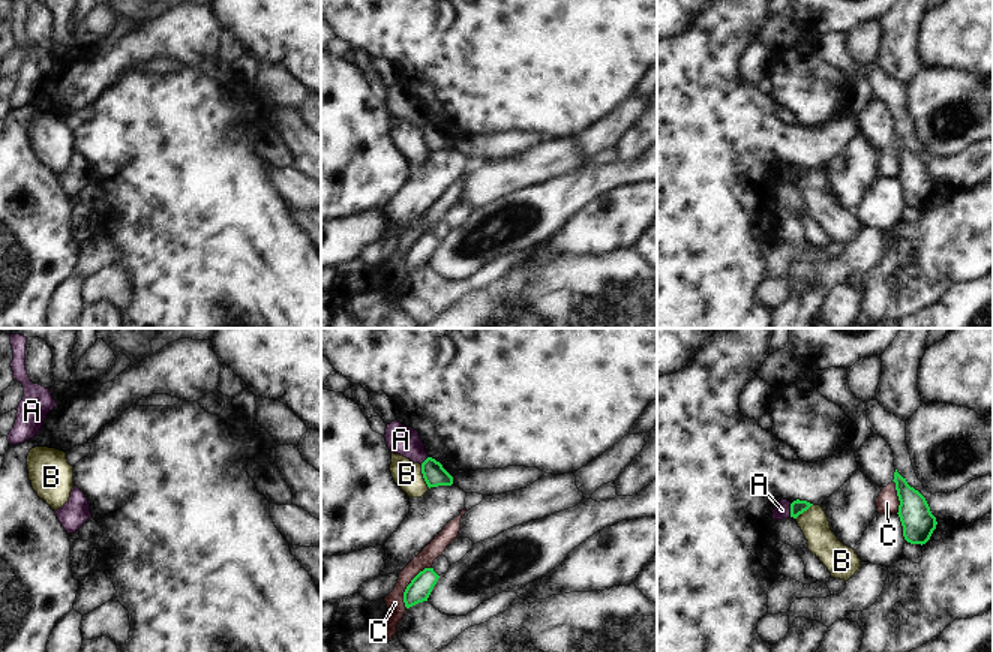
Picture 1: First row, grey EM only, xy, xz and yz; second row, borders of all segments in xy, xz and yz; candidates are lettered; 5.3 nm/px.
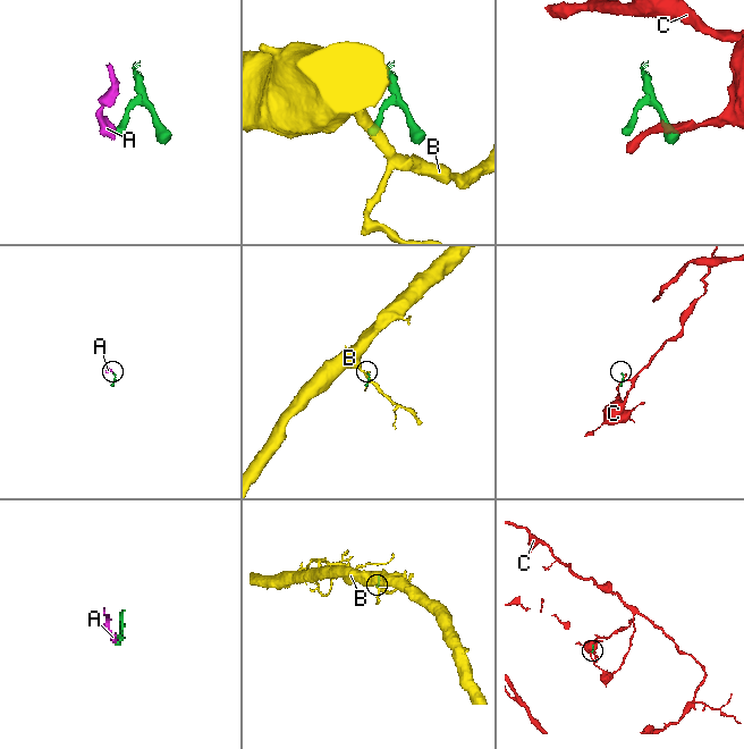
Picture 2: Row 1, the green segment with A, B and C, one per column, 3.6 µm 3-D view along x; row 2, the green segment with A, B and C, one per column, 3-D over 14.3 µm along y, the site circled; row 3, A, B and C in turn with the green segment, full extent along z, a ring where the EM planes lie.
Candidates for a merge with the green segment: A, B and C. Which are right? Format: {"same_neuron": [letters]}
{"same_neuron": []}

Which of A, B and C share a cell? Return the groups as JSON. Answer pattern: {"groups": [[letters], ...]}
{"groups": [["A"], ["B"], ["C"]]}

